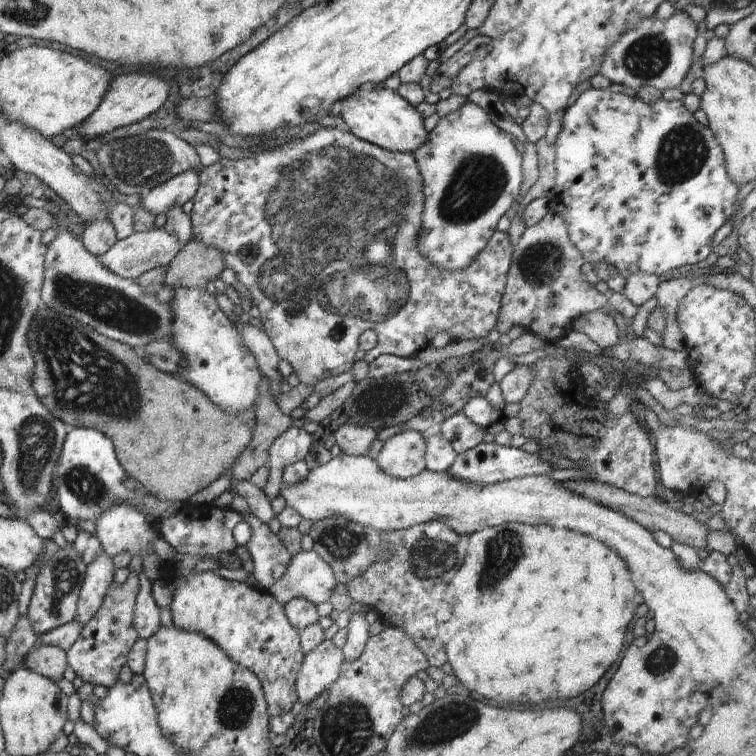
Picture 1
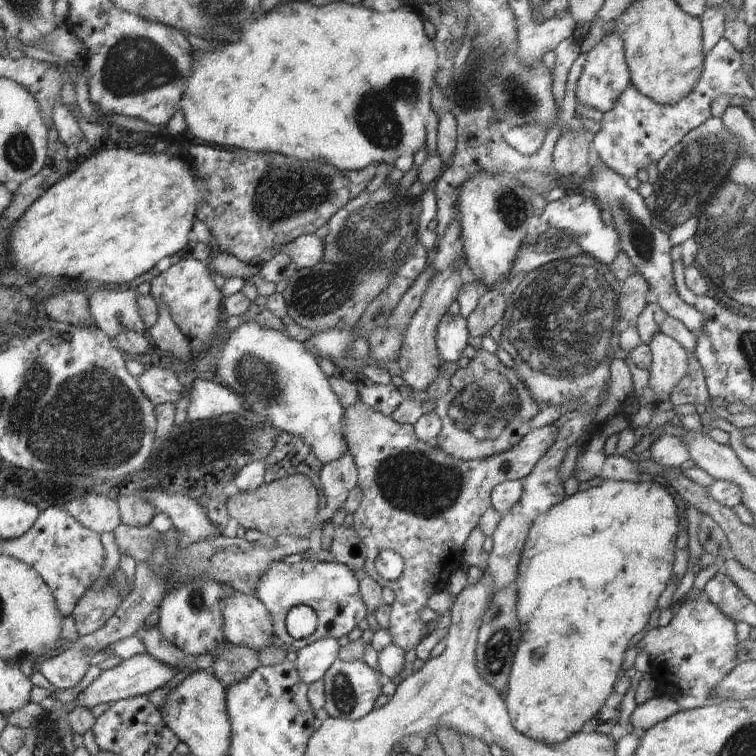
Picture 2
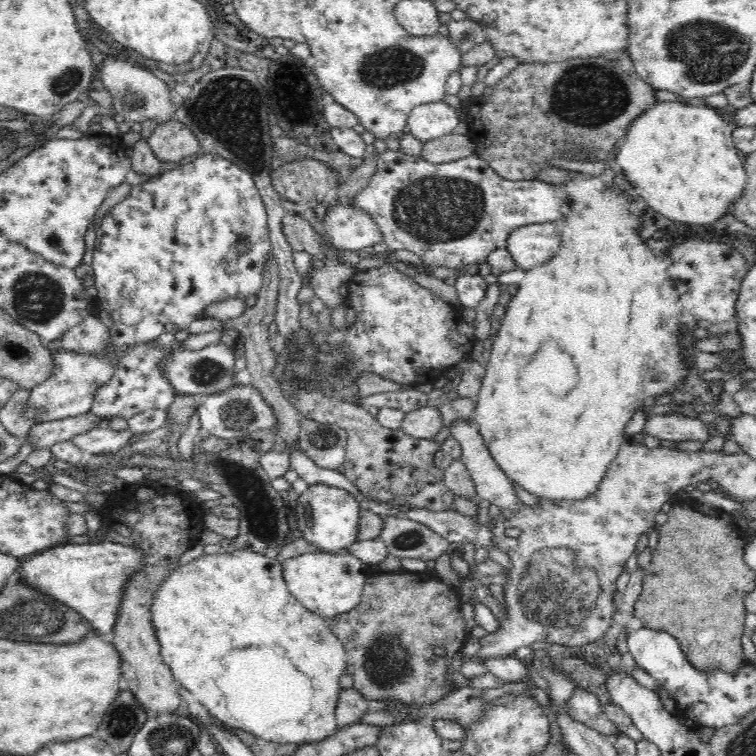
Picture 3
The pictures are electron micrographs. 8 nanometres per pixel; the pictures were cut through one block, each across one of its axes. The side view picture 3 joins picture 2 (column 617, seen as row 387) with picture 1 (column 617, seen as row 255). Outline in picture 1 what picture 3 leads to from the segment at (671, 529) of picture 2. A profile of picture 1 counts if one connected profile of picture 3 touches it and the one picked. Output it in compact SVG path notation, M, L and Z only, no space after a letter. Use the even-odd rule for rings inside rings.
M504 523L492 528L484 528L469 536L467 553L462 566L450 581L447 591L444 593L444 602L438 610L438 621L442 623L440 624L440 628L442 628L440 634L446 634L444 644L446 644L448 662L452 666L453 674L470 692L478 692L480 696L496 700L500 704L538 704L542 700L572 698L572 696L592 688L604 676L604 672L616 662L618 652L624 646L626 628L637 607L634 602L636 592L632 574L630 574L624 558L620 558L620 554L616 554L610 546L606 546L598 538L550 525Z

